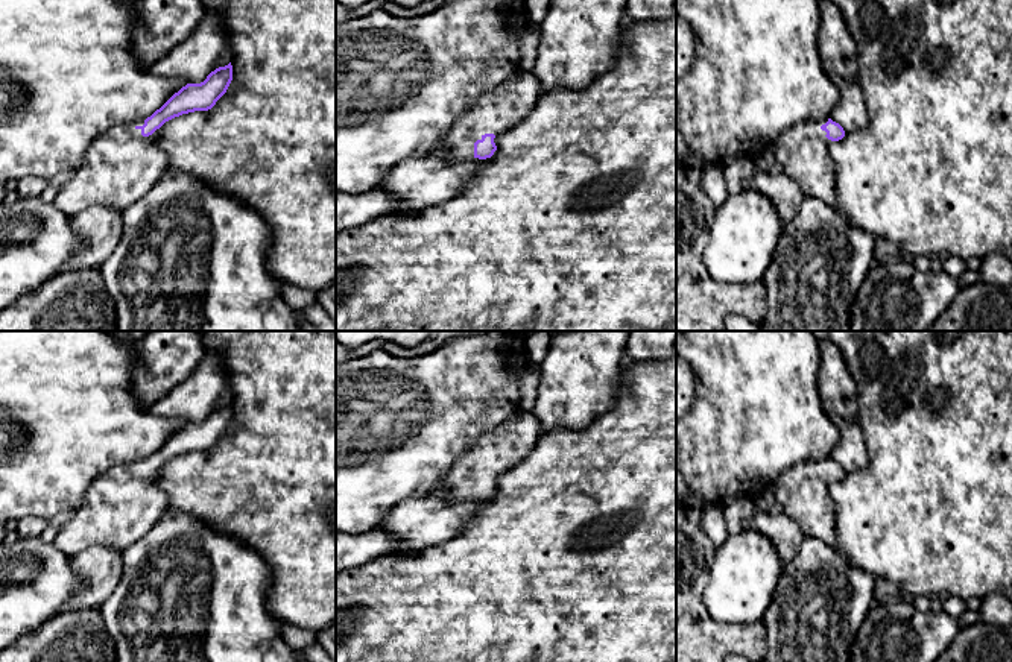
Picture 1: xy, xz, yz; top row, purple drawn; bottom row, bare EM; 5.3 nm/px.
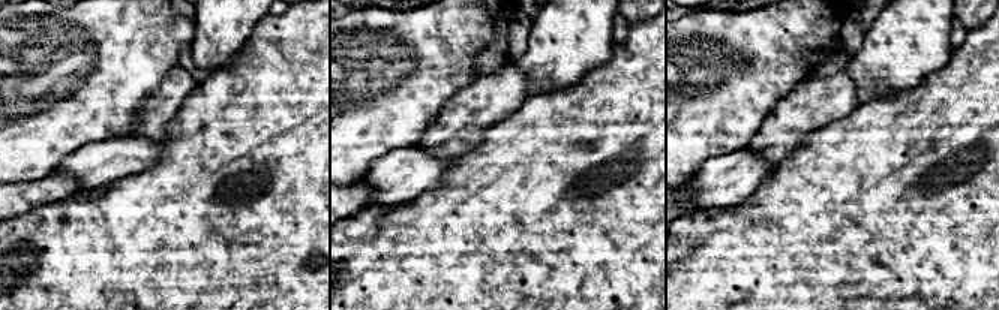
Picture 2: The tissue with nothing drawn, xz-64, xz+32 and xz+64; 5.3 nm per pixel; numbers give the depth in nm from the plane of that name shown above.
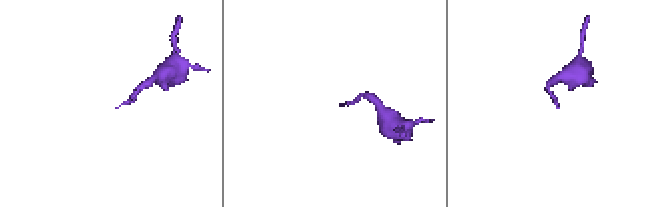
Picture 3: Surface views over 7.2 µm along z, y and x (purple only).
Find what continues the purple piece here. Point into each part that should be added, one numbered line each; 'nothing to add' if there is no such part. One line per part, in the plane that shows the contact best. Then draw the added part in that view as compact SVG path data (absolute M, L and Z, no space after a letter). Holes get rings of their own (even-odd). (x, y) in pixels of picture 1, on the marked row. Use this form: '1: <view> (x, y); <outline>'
1: xz (503, 108); M520 70L479 97L433 153L454 161L479 159L474 156L474 143L485 134L494 134L497 143L504 132L517 128L530 114L538 100L538 79L530 71Z

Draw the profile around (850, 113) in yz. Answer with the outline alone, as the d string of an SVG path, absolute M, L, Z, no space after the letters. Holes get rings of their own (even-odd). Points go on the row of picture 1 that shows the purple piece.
M831 76L840 91L840 99L831 112L831 117L843 131L854 132L868 126L868 111L862 87L855 82Z

